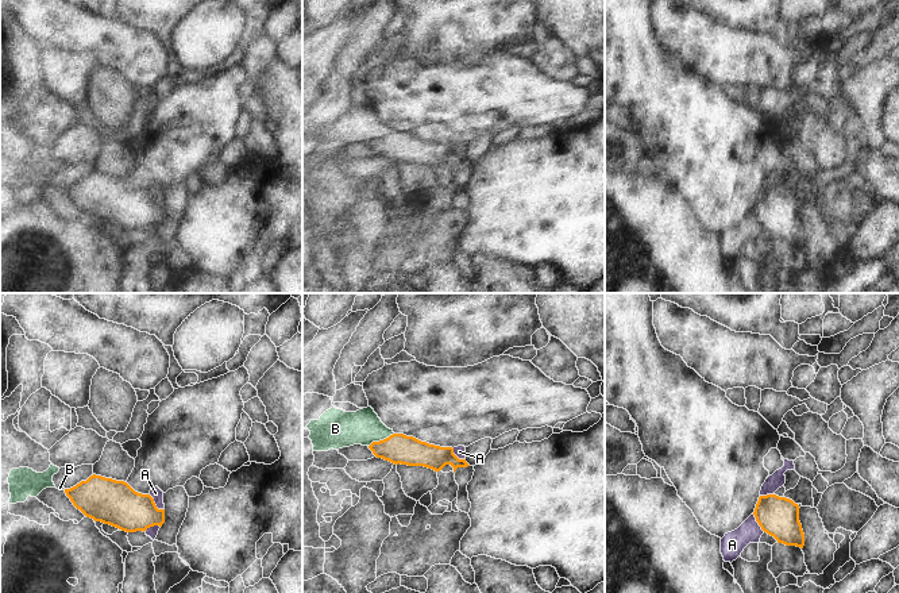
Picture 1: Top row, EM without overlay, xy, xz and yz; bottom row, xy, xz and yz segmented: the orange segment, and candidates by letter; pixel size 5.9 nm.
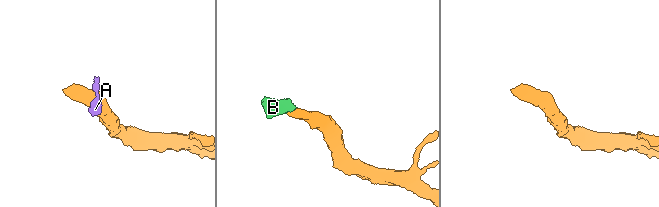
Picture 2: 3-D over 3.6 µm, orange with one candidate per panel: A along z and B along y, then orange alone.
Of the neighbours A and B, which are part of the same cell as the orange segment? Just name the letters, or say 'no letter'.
B

